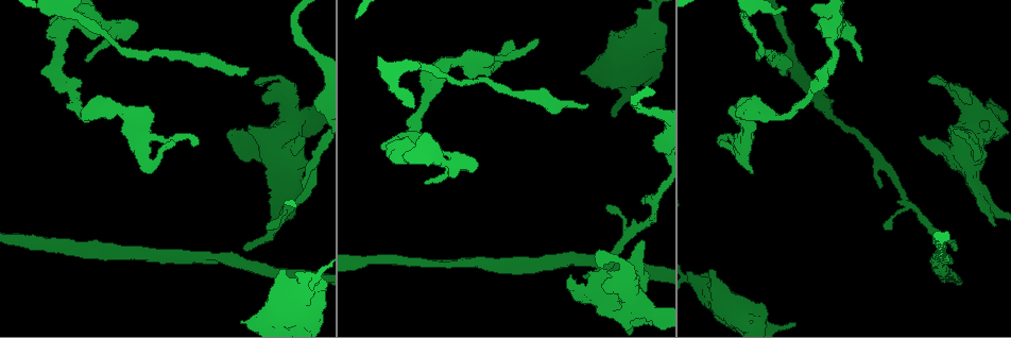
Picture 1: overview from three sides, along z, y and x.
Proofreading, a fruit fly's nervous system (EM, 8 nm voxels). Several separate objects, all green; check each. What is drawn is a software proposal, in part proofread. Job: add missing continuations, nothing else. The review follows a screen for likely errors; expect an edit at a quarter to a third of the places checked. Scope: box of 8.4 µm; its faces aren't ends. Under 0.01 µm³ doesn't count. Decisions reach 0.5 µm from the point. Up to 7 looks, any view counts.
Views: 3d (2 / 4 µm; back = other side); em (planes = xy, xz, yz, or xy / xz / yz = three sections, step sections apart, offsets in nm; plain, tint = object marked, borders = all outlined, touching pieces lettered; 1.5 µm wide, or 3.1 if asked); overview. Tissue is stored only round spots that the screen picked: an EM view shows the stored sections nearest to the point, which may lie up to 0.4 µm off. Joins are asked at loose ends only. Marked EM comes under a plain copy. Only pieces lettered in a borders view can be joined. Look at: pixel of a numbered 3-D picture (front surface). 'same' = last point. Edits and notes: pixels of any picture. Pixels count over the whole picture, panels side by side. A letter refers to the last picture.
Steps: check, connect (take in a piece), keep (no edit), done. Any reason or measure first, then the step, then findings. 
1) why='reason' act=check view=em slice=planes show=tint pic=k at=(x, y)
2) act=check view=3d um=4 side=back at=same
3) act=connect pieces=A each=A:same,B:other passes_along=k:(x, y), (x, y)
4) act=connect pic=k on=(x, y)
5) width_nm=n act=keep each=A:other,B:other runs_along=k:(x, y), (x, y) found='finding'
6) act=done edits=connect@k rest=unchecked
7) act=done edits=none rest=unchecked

why='branch stops here' act=check view=em slice=xz step=8 show=borders pic=1 at=(537, 38)

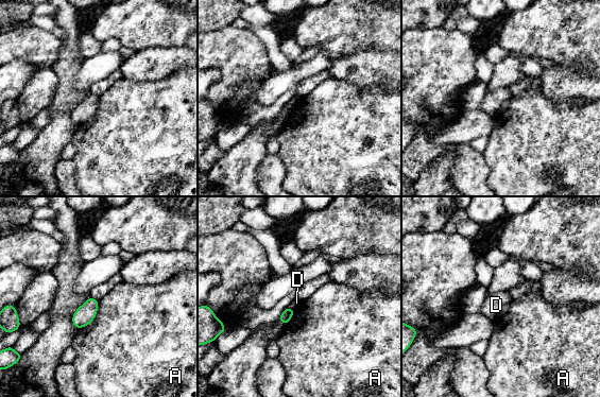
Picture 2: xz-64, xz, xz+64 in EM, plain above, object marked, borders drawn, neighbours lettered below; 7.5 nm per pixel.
why='cut it another way' act=check view=em slice=planes show=borders at=same

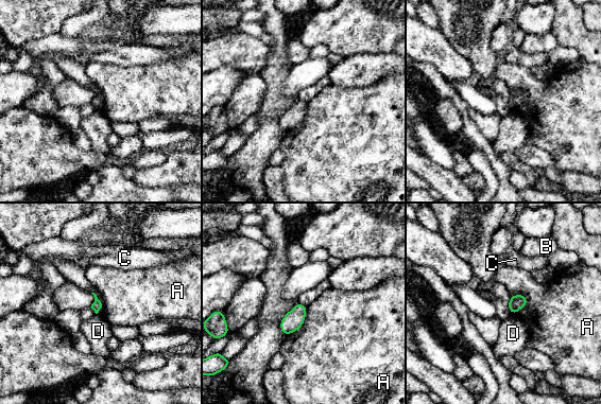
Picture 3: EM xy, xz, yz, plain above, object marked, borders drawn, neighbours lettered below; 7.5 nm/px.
act=keep each=A:other,B:other,C:other,D:other border=3:(526, 295), (526, 304), (514, 314) found='no lettered piece goes on from it'

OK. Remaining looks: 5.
why='thick end' act=check view=em slice=planes show=borders pic=1 at=(278, 271)

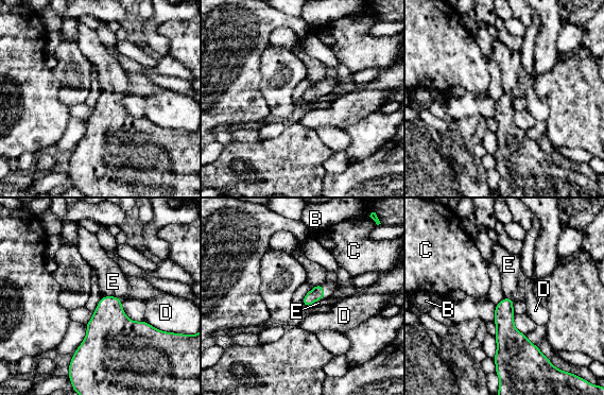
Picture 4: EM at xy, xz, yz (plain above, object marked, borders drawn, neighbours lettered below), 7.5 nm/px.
act=connect pieces=E each=B:other,C:other,D:other,E:same passes_along=4:(109, 329), (110, 296), (113, 281) found='the neuron continues'

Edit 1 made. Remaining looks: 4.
act=check view=overview

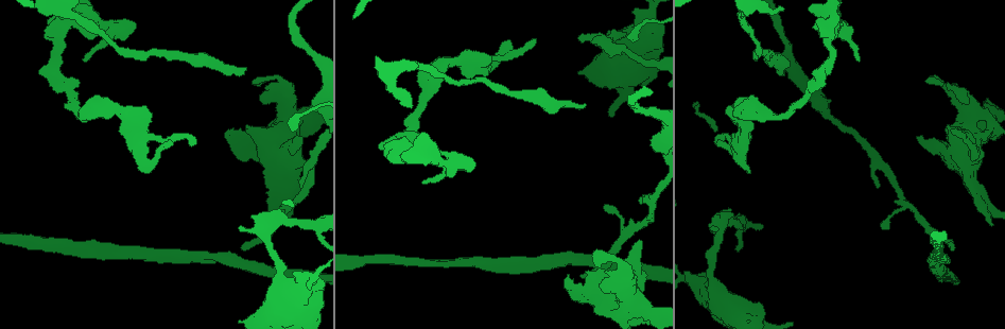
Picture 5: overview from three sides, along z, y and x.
why='thin end' act=check view=em slice=planes show=borders pic=5 at=(858, 59)

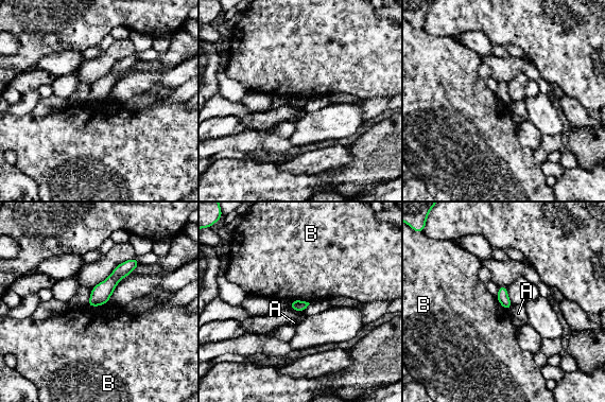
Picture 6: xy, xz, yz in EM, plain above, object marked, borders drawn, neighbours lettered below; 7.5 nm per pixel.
act=keep each=A:other,B:other runs_along=6:(134, 261), (90, 303) found='no lettered piece goes on from it'

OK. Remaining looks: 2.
act=done edits=connect@4 rest=unchecked

